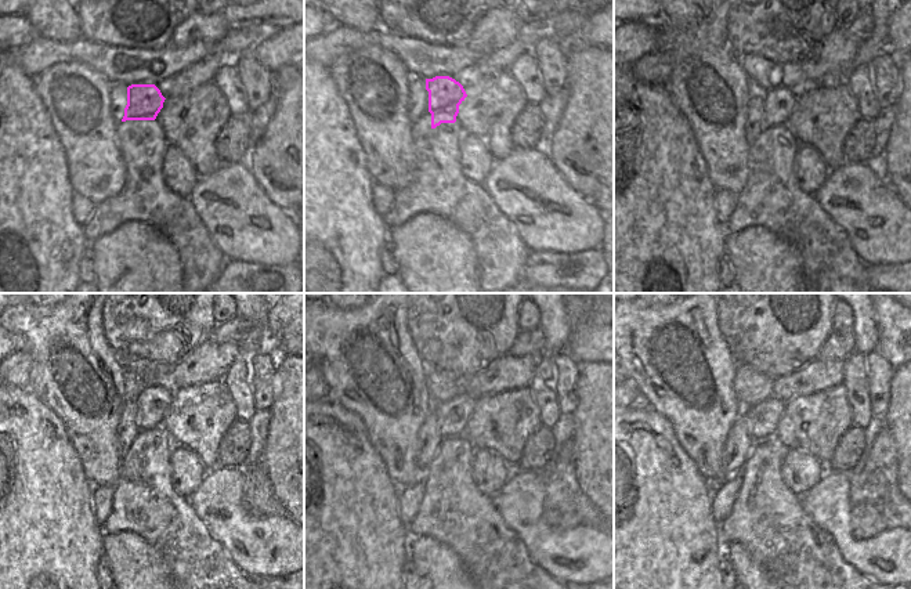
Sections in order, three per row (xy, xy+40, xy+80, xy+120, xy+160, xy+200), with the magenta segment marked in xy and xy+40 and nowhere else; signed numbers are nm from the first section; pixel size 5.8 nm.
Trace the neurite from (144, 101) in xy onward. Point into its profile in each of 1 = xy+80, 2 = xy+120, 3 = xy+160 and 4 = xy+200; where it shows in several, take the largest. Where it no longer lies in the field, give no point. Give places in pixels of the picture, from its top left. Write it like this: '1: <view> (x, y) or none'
1: xy+80 (778, 101)
2: xy+120 (154, 403)
3: xy+160 (452, 416)
4: xy+200 (761, 419)

